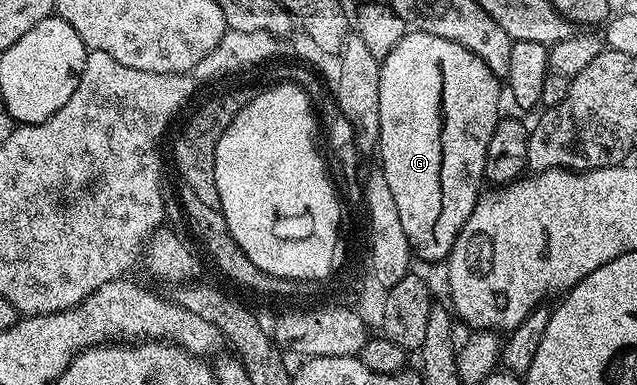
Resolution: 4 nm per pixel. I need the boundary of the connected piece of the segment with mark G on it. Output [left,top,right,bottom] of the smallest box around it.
[377,29,501,263]

